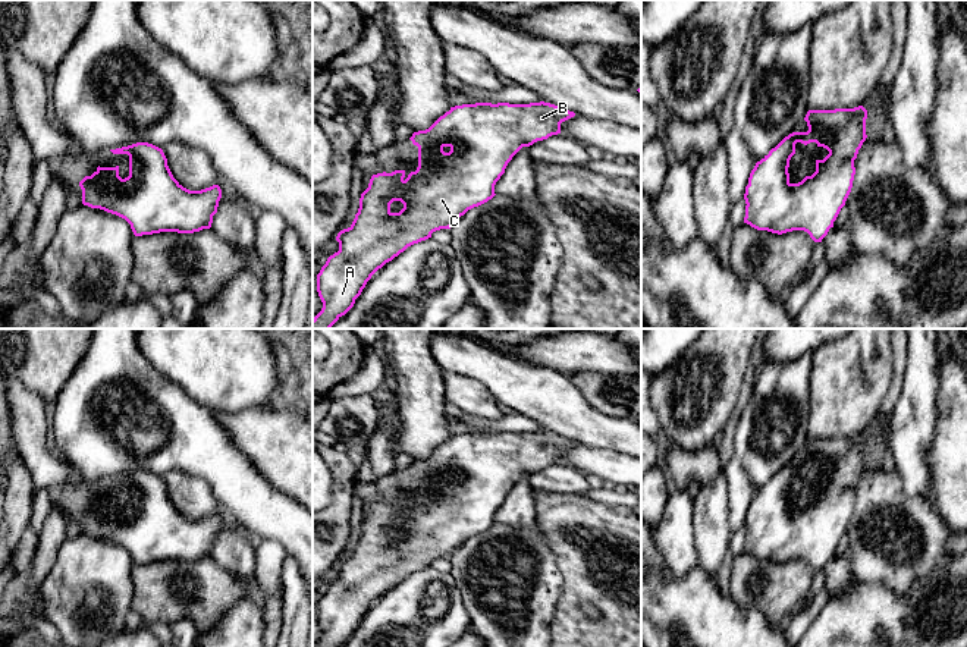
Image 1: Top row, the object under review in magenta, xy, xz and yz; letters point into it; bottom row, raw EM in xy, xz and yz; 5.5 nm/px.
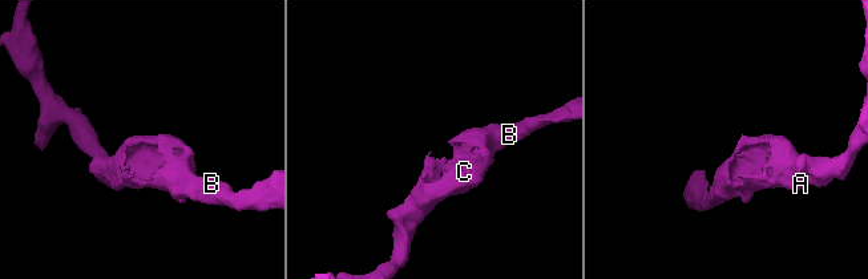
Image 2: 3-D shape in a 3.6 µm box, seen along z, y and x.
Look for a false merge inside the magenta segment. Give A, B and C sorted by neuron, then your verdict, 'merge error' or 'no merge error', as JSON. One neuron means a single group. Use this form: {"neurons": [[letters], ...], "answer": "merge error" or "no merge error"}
{"neurons": [["A", "B", "C"]], "answer": "no merge error"}

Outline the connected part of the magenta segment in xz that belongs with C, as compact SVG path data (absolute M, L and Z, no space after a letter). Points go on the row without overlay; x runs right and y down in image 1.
M475 431L450 436L428 458L414 461L409 467L418 475L418 496L408 505L405 499L373 503L368 516L361 522L360 537L352 553L337 562L339 580L330 584L317 603L317 621L323 631L314 647L339 647L345 644L361 624L371 604L392 590L408 575L431 566L440 558L450 558L452 552L468 538L478 535L495 522L495 513L505 502L508 491L522 477L537 469L561 462L561 452L575 442L550 431L509 433Z

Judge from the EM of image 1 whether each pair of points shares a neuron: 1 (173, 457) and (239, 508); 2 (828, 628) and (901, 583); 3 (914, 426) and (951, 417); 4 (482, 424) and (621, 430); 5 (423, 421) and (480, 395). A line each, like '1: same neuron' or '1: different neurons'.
1: same neuron
2: different neurons
3: different neurons
4: different neurons
5: different neurons

